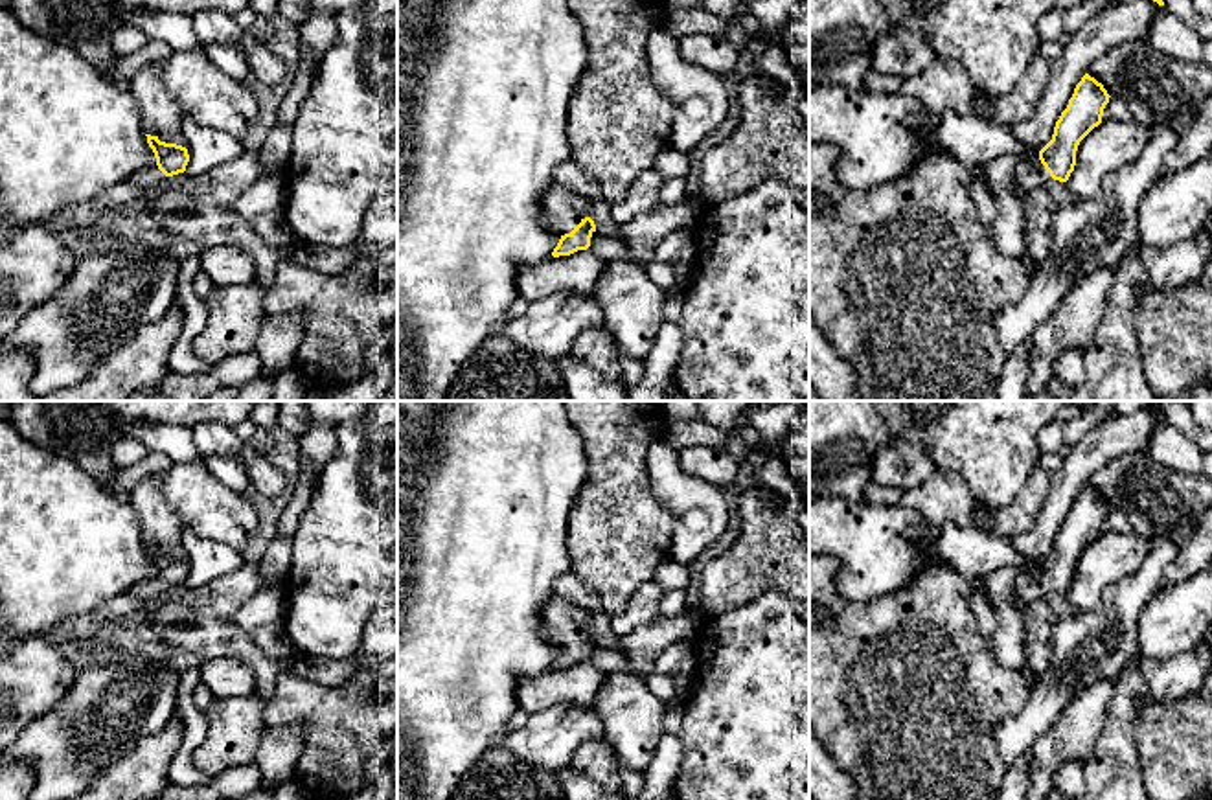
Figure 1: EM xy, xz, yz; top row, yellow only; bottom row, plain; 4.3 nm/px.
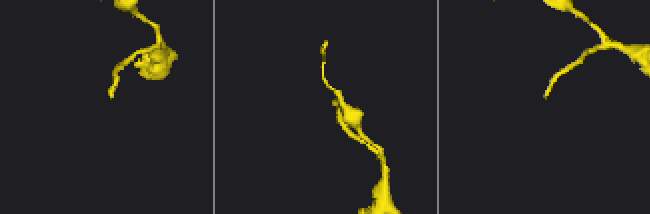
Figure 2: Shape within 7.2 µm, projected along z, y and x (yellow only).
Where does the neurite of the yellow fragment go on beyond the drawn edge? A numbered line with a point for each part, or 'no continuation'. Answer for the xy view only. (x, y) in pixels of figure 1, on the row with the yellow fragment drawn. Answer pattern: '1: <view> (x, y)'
1: xy (149, 177)

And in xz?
1: xz (563, 210)

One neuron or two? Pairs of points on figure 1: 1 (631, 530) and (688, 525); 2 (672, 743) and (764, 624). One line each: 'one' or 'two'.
1: two
2: two

